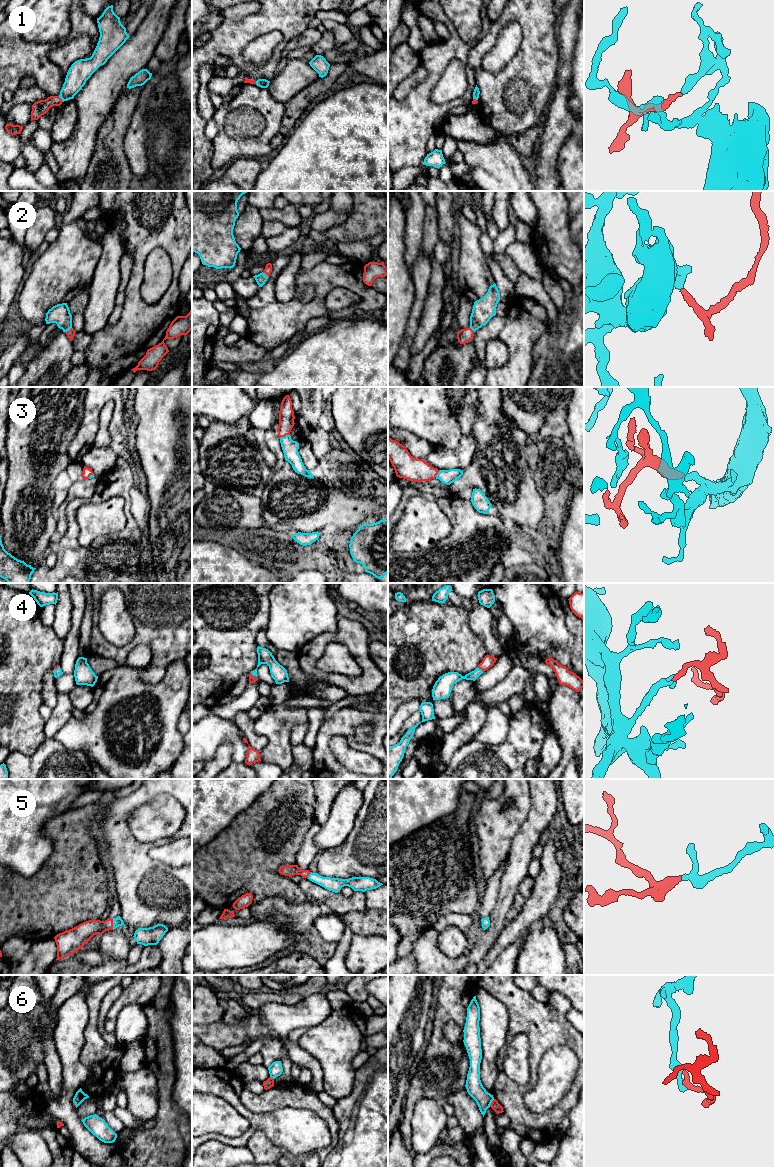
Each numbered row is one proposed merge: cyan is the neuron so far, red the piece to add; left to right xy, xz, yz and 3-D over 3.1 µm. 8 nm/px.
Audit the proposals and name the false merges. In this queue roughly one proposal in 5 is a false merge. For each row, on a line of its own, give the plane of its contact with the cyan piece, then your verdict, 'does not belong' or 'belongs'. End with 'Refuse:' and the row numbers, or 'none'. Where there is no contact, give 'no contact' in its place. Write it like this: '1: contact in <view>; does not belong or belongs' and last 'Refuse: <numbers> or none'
1: contact in xy; belongs
2: contact in xy; belongs
3: contact in xz; belongs
4: contact in xz; belongs
5: contact in xy; belongs
6: contact in yz; does not belong
Refuse: 6

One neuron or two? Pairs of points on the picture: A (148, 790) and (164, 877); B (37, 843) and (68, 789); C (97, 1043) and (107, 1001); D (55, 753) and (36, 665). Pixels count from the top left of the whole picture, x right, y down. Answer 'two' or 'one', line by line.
A: one
B: one
C: two
D: two

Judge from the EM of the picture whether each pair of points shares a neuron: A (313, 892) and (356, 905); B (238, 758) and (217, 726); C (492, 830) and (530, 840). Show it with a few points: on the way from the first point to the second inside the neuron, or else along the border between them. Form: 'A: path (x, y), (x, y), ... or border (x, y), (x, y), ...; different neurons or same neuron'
A: path (324, 896), (333, 902), (345, 904); same neuron
B: path (238, 750), (238, 746), (225, 733); same neuron
C: border (527, 816), (513, 837), (507, 857); different neurons

